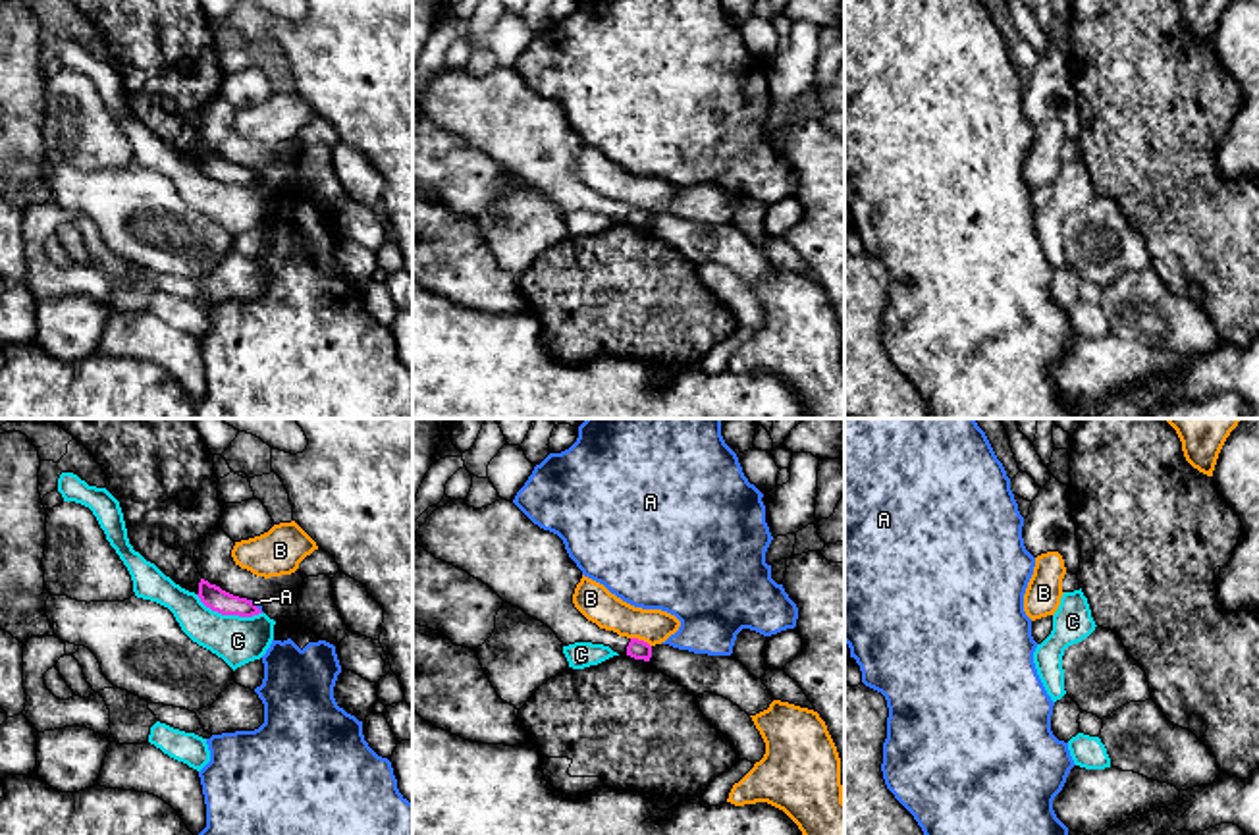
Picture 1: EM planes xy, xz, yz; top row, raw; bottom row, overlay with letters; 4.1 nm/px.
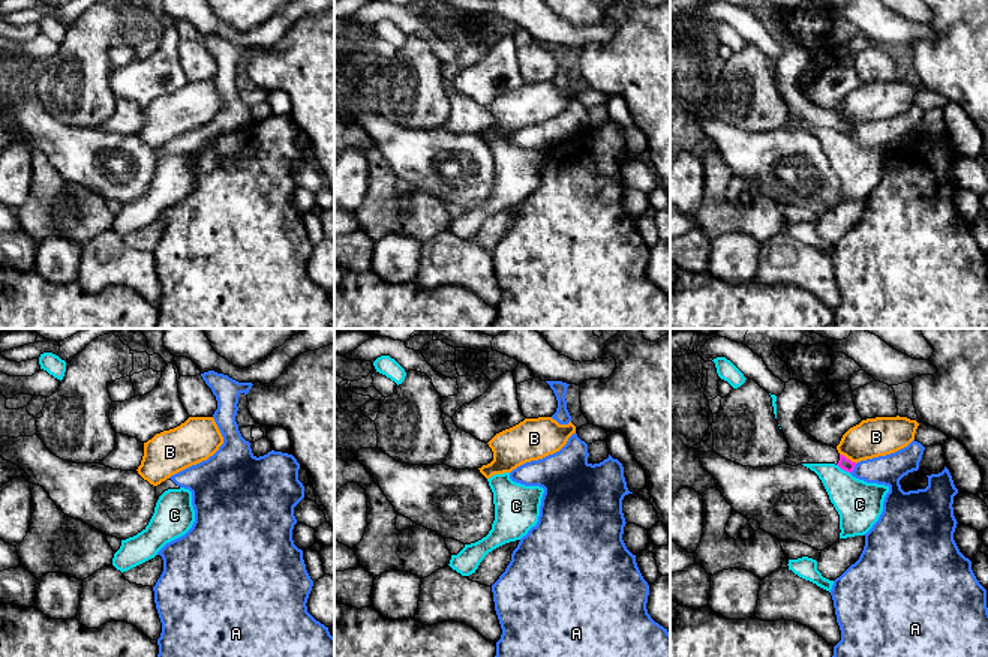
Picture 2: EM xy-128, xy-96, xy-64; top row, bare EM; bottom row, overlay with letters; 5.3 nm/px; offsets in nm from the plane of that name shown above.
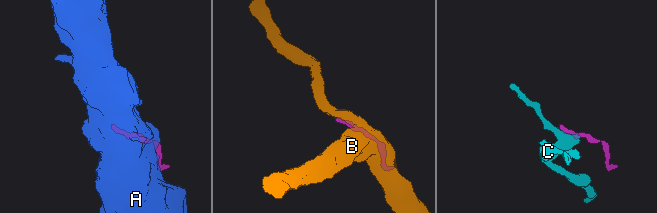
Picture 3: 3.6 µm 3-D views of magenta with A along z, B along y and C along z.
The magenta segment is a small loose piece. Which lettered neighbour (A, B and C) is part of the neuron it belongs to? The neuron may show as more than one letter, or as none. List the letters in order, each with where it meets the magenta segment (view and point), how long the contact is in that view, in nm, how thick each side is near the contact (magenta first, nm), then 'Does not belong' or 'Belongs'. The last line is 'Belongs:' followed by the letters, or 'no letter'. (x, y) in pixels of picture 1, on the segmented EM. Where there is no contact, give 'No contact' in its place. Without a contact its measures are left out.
A: Touches magenta at xy (255, 606). Shared border 80 nm. Thickness 100 nm (magenta) against 20 nm. Does not belong
B: Touches magenta at xz (641, 641). Shared border 100 nm. Thickness 80 nm (magenta) against 150 nm. Does not belong
C: Touches magenta at xy (228, 614). Shared border 300 nm. Thickness 100 nm (magenta) against 200 nm. Does not belong
Belongs: no letter

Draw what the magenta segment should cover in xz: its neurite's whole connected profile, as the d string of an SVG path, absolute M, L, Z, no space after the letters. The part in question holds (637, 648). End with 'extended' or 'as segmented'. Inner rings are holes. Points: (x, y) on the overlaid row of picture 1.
M453 499L436 509L415 540L488 584L503 602L548 625L563 646L592 642L650 661L652 646L588 621L573 604L582 571L563 540L534 525L513 501L474 509Z; extended

